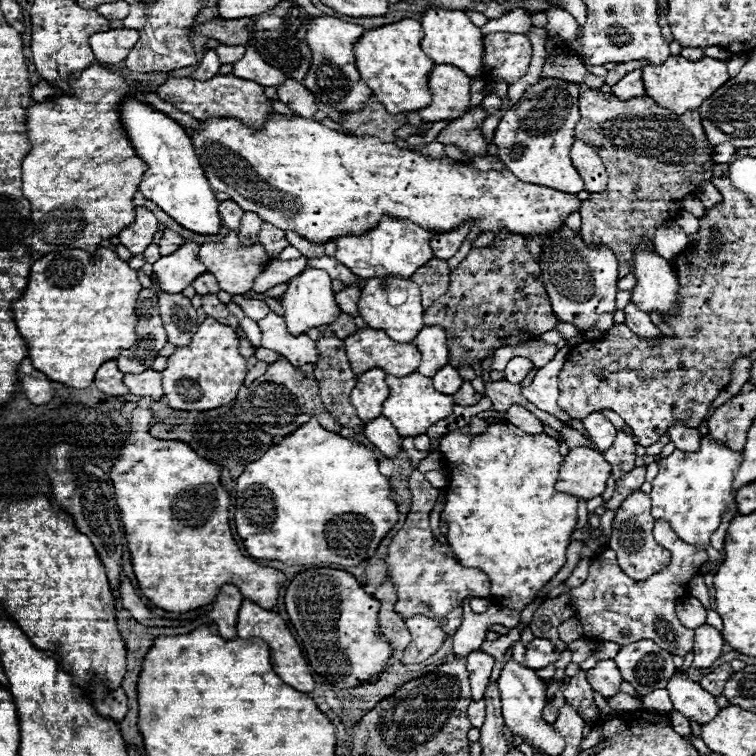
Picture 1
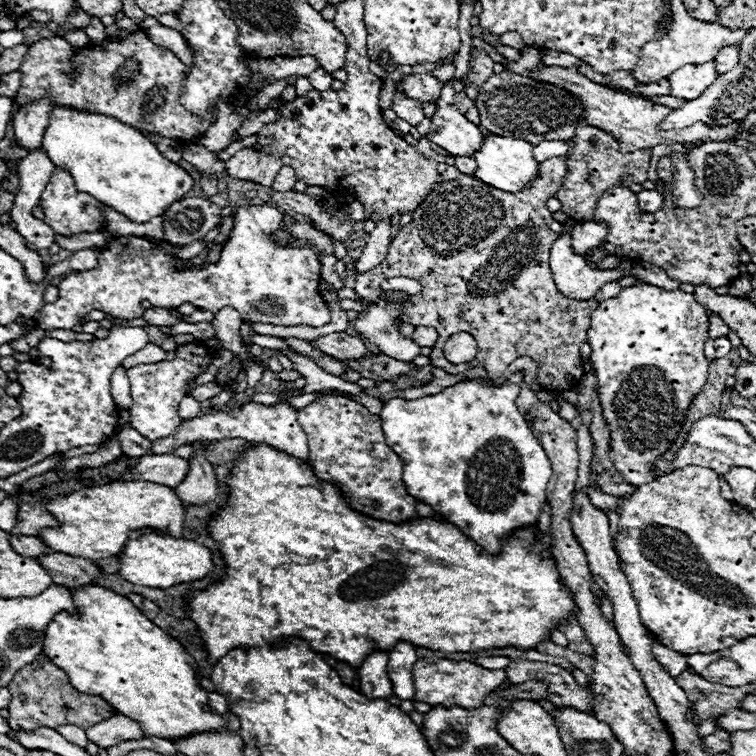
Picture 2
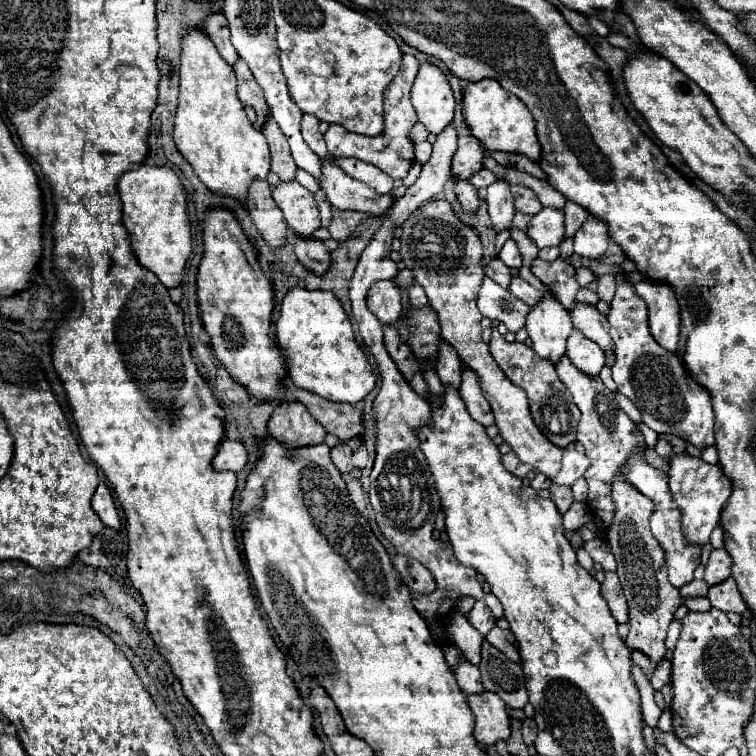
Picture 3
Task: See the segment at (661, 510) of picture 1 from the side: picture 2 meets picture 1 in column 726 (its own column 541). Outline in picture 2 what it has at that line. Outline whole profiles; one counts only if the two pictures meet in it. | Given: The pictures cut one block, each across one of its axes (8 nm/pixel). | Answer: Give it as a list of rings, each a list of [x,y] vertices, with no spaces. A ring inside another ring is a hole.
[[[522,370],[514,372],[504,384],[496,386],[486,386],[478,380],[458,382],[438,394],[416,400],[392,398],[384,402],[380,412],[386,444],[404,462],[402,480],[408,494],[424,504],[430,504],[446,520],[452,520],[452,524],[458,526],[468,538],[492,554],[500,552],[500,540],[512,530],[530,526],[538,520],[542,504],[546,502],[546,484],[552,476],[552,466],[540,442],[532,436],[532,430],[514,402],[520,394],[522,382]]]

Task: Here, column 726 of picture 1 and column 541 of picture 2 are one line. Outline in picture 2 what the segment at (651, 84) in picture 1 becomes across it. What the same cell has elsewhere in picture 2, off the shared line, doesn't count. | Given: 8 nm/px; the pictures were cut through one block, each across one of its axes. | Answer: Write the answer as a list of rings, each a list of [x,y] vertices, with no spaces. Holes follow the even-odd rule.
[[[546,66],[542,72],[538,72],[538,68],[532,70],[530,74],[534,80],[542,80],[542,82],[550,82],[550,84],[558,84],[562,88],[566,88],[568,92],[576,94],[582,104],[584,104],[584,120],[586,124],[592,124],[596,128],[602,128],[606,132],[610,132],[618,144],[620,144],[620,152],[634,152],[634,150],[640,150],[640,148],[652,148],[652,146],[658,146],[658,144],[672,144],[672,142],[684,142],[684,144],[690,144],[690,142],[704,142],[704,140],[732,140],[738,132],[738,124],[740,122],[732,122],[728,126],[722,126],[722,128],[708,128],[706,124],[694,124],[690,128],[684,128],[684,130],[660,130],[658,124],[666,118],[666,114],[672,112],[672,108],[666,108],[666,106],[660,106],[660,104],[652,104],[648,100],[642,100],[642,98],[636,98],[636,96],[626,96],[626,94],[620,94],[620,92],[614,92],[606,86],[600,86],[600,84],[594,84],[592,80],[588,80],[586,76],[582,76],[578,70],[572,70],[572,68],[556,68],[556,66]]]

